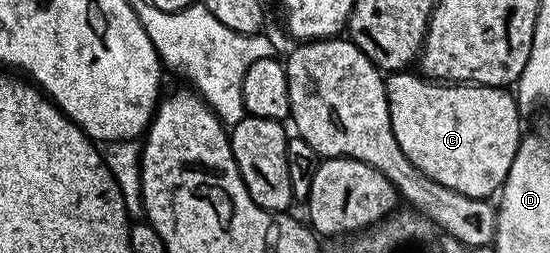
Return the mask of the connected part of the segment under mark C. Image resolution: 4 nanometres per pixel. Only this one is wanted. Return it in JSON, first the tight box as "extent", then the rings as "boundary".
{"extent":[386,72,524,199],"boundary":[[[394,72],[386,78],[386,99],[392,120],[392,132],[404,156],[412,160],[420,173],[444,184],[444,188],[473,198],[489,199],[490,194],[497,195],[506,182],[508,168],[512,168],[518,144],[524,137],[523,115],[520,113],[517,97],[509,89],[500,86],[439,84],[417,73],[410,73]]]}

